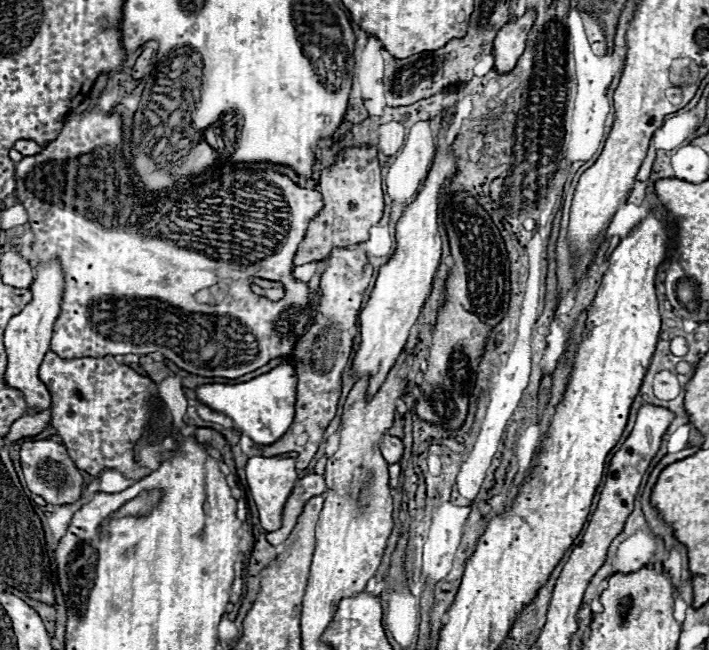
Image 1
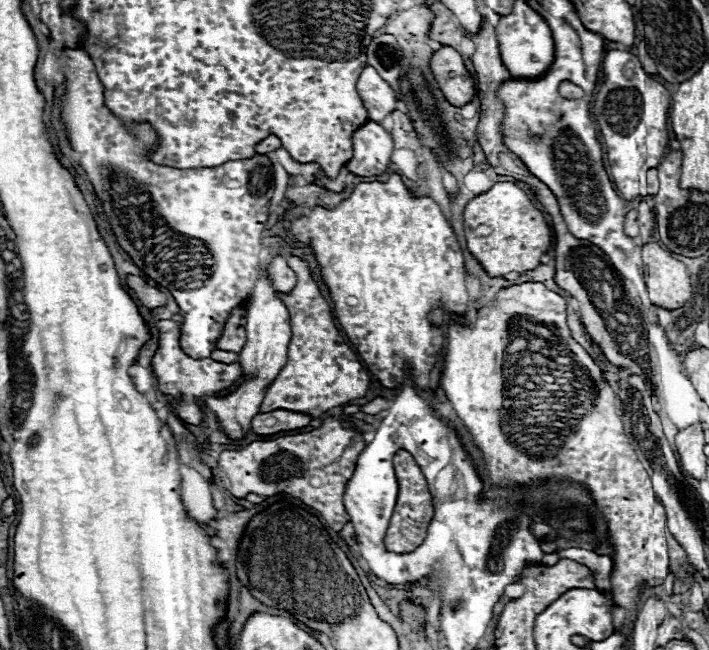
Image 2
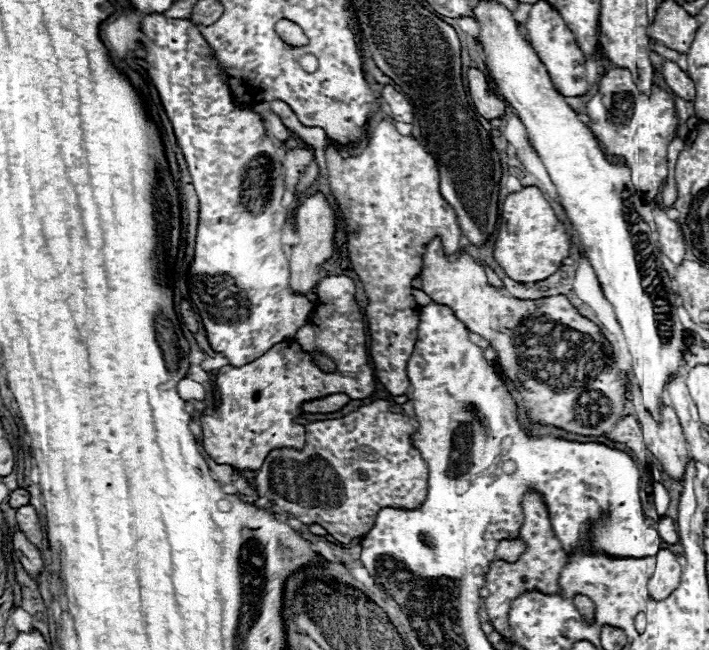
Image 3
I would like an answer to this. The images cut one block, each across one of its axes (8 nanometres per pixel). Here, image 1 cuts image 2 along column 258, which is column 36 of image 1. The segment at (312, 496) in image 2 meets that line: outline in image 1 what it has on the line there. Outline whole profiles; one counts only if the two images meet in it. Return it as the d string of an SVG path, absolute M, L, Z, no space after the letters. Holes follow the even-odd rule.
M54 440L24 442L20 446L20 462L22 462L26 486L30 488L30 492L42 496L48 504L62 506L62 504L72 504L80 498L84 488L84 476L82 476L82 470L70 458L68 448L64 444Z

